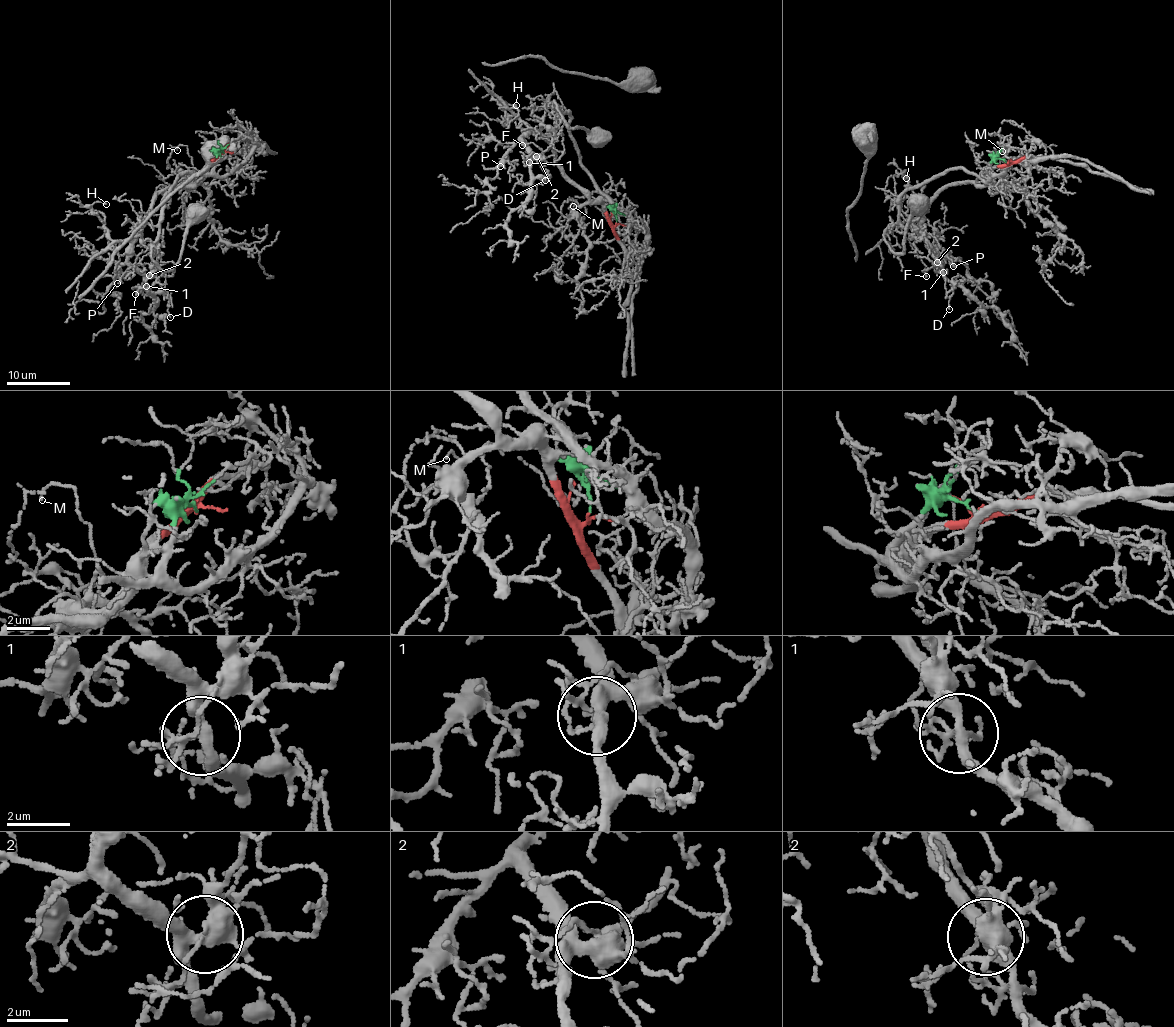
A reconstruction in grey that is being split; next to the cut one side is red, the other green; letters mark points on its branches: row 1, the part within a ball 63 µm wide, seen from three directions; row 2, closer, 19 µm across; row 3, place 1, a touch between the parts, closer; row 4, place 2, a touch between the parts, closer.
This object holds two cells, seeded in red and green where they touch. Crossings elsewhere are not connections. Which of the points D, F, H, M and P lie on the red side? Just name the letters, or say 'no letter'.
D, F, H, M, P

